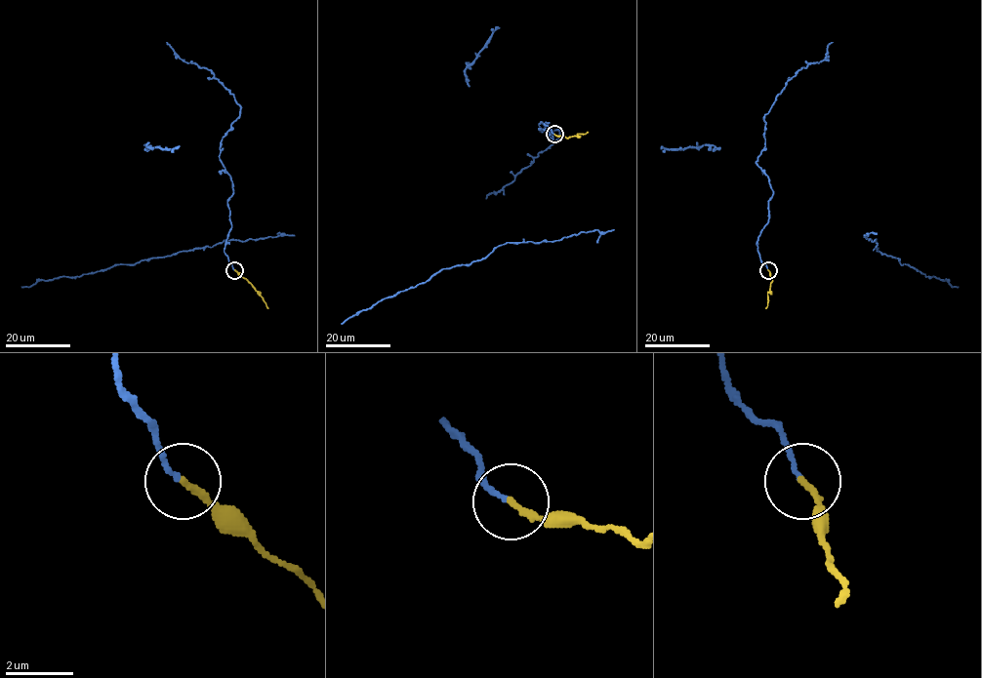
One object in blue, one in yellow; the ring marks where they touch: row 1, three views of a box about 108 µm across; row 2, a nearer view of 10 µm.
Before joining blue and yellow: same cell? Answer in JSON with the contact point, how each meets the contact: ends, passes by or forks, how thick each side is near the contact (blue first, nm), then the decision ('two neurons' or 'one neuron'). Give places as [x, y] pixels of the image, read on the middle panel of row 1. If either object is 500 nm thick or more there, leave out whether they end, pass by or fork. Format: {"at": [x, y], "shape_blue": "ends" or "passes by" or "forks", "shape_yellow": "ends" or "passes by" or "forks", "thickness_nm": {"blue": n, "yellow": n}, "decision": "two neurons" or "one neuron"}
{"at": [554, 134], "shape_blue": "ends", "shape_yellow": "ends", "thickness_nm": {"blue": 130, "yellow": 180}, "decision": "one neuron"}

